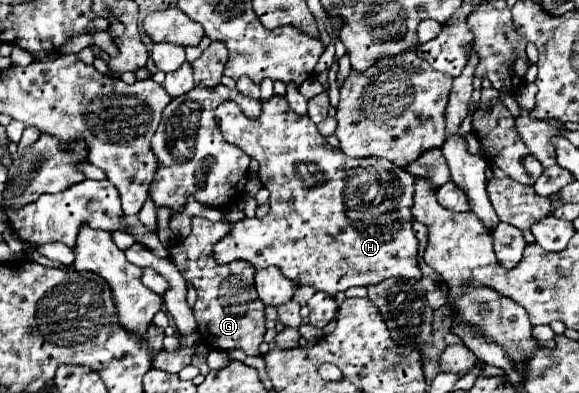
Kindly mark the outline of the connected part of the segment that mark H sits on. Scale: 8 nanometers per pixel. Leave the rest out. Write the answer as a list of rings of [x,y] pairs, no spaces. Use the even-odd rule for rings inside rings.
[[[281,96],[263,102],[263,114],[257,120],[245,118],[235,102],[223,102],[215,110],[215,122],[227,142],[239,146],[259,162],[259,178],[271,192],[271,210],[265,218],[254,218],[252,222],[245,218],[233,224],[229,234],[213,246],[217,264],[245,260],[257,270],[275,266],[297,286],[313,286],[329,296],[345,292],[351,286],[379,284],[387,278],[421,280],[423,274],[417,264],[419,240],[411,230],[415,178],[407,170],[393,166],[393,162],[385,158],[345,158],[339,148],[325,142],[309,116],[293,114]]]

